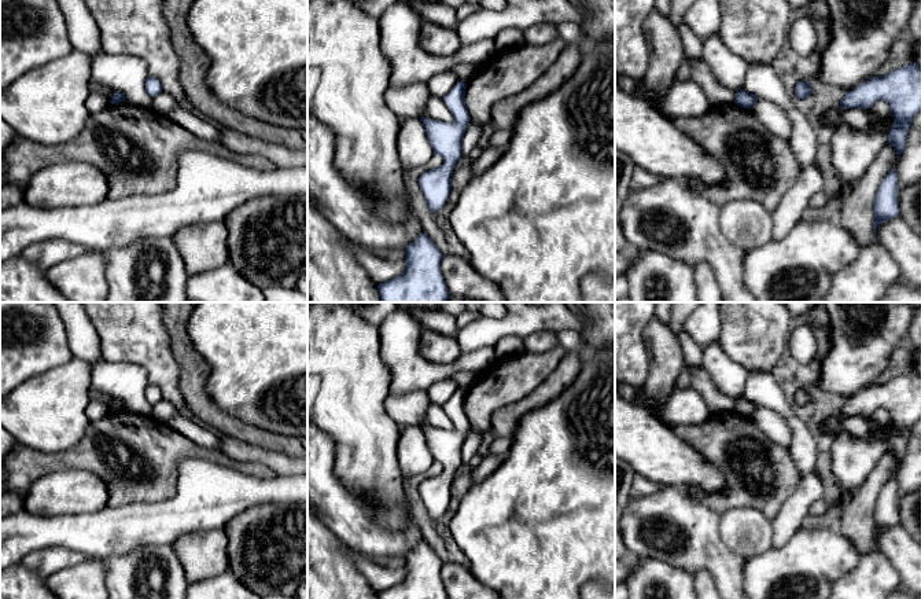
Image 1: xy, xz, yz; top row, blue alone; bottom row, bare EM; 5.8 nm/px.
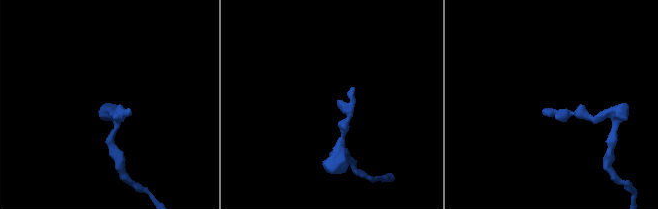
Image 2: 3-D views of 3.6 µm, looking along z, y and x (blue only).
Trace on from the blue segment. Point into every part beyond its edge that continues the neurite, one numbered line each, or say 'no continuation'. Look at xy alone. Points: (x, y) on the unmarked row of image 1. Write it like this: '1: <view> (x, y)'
no continuation

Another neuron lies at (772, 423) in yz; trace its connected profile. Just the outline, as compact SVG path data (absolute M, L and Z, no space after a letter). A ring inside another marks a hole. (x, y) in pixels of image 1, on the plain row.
M758 407L749 418L777 445L786 449L791 447L792 431L789 423L778 412Z

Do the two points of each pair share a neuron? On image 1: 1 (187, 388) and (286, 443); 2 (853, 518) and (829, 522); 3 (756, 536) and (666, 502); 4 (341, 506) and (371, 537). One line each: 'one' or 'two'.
1: one
2: two
3: two
4: one

